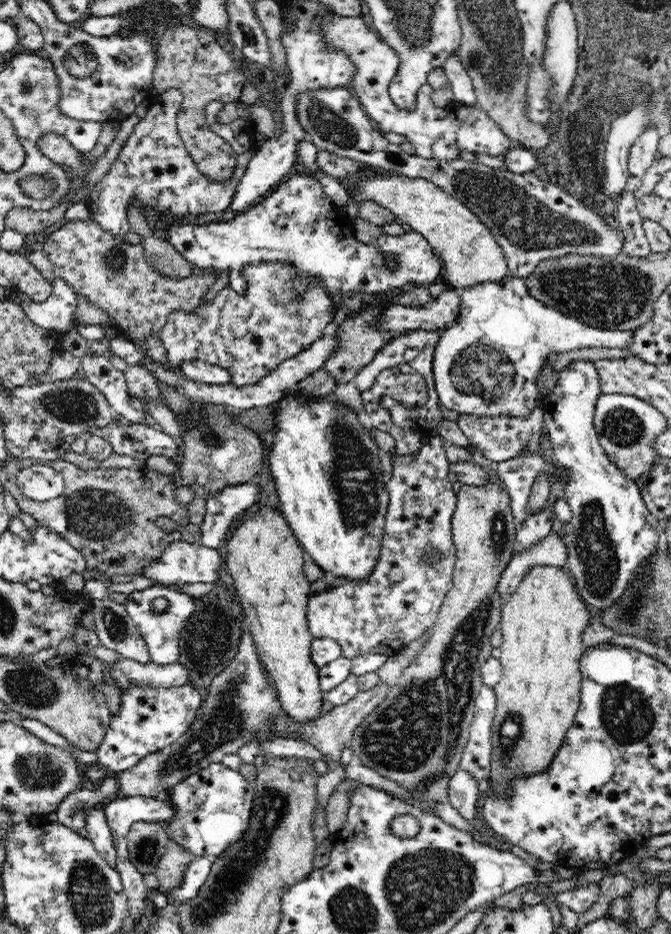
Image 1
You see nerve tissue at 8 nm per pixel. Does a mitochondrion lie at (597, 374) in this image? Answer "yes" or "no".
no

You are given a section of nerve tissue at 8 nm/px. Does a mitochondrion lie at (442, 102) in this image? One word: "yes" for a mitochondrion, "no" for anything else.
no

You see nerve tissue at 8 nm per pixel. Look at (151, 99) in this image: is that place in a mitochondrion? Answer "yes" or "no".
no

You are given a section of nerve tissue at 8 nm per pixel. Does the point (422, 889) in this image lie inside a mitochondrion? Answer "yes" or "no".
yes

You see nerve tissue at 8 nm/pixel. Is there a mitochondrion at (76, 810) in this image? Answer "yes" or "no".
yes

